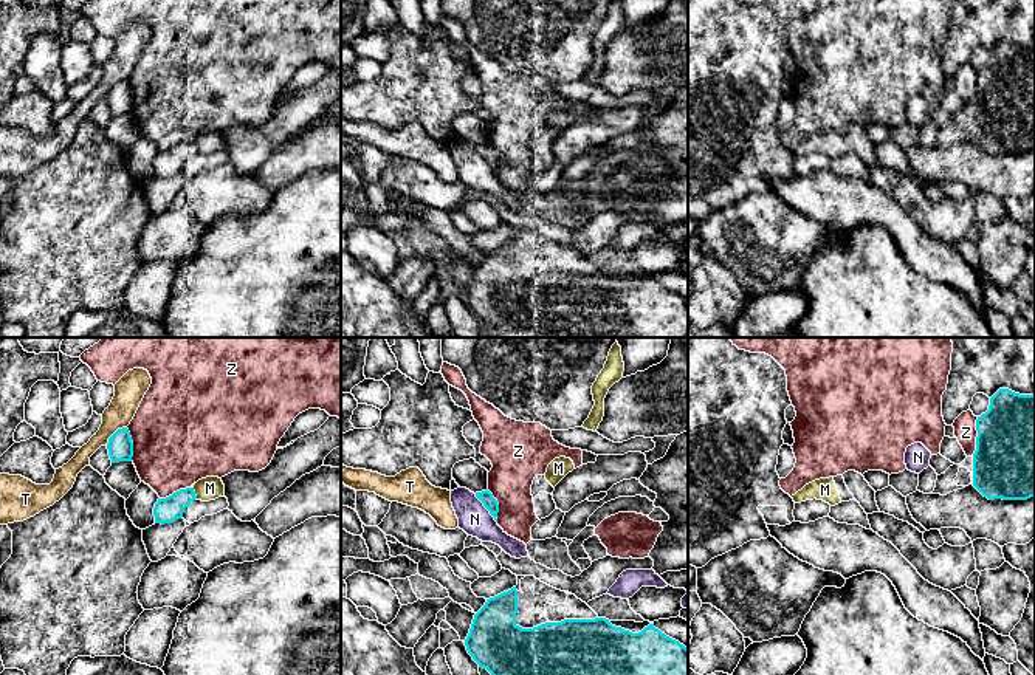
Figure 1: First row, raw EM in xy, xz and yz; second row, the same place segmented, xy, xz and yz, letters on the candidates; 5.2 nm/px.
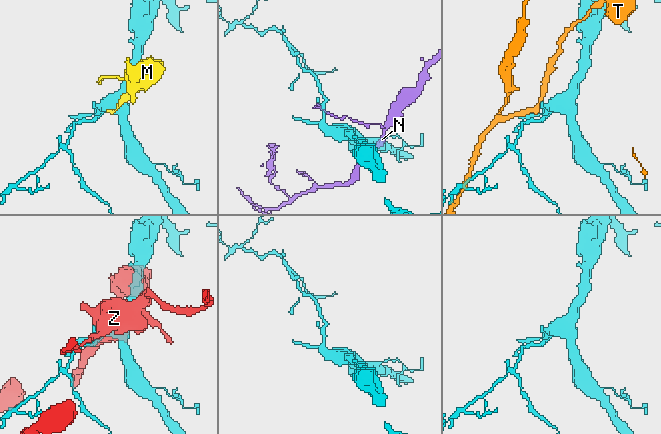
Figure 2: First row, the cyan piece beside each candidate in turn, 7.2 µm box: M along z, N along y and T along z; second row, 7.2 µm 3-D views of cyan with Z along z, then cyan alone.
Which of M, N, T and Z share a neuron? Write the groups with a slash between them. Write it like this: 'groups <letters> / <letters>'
groups M / N / T / Z

